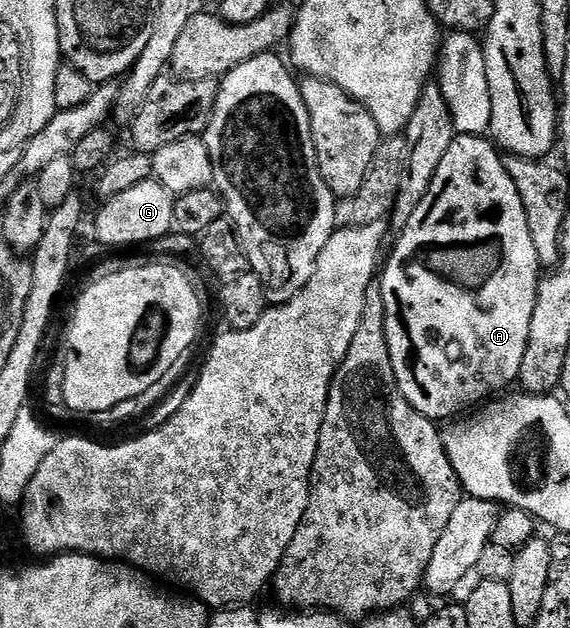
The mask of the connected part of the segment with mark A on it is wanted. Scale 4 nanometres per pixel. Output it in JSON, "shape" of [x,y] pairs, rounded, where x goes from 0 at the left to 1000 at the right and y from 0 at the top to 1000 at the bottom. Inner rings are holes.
{"shape":[[[802,215],[796,220],[791,237],[784,237],[777,256],[770,256],[770,269],[756,288],[756,301],[749,301],[749,314],[735,320],[735,333],[721,339],[721,352],[709,355],[702,368],[704,376],[698,377],[689,401],[686,401],[688,393],[681,401],[665,438],[675,494],[679,556],[686,562],[693,607],[707,632],[714,632],[718,643],[735,658],[761,670],[788,670],[863,637],[874,626],[893,619],[884,616],[893,616],[898,610],[902,615],[909,608],[918,581],[918,562],[925,562],[925,537],[932,530],[932,498],[939,498],[942,455],[953,443],[953,427],[946,416],[946,403],[939,403],[939,389],[932,384],[932,365],[925,365],[925,339],[918,333],[911,301],[904,301],[904,288],[896,288],[889,275],[881,242],[856,220],[842,215]]]}

